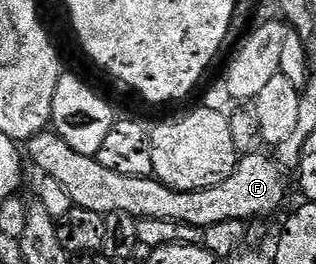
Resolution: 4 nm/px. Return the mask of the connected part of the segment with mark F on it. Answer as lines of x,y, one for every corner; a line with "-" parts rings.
55,131
39,133
26,142
27,160
32,160
44,177
62,183
73,205
102,214
123,211
137,219
174,219
174,223
190,223
190,227
202,230
214,227
214,223
248,223
251,217
268,217
279,211
284,201
285,170
275,156
268,154
267,157
266,154
264,151
243,154
237,160
230,179
222,179
222,183
214,187
202,191
178,191
166,187
153,176
118,175
118,171
102,167
95,157
74,151
74,147
70,147
70,143
62,140

